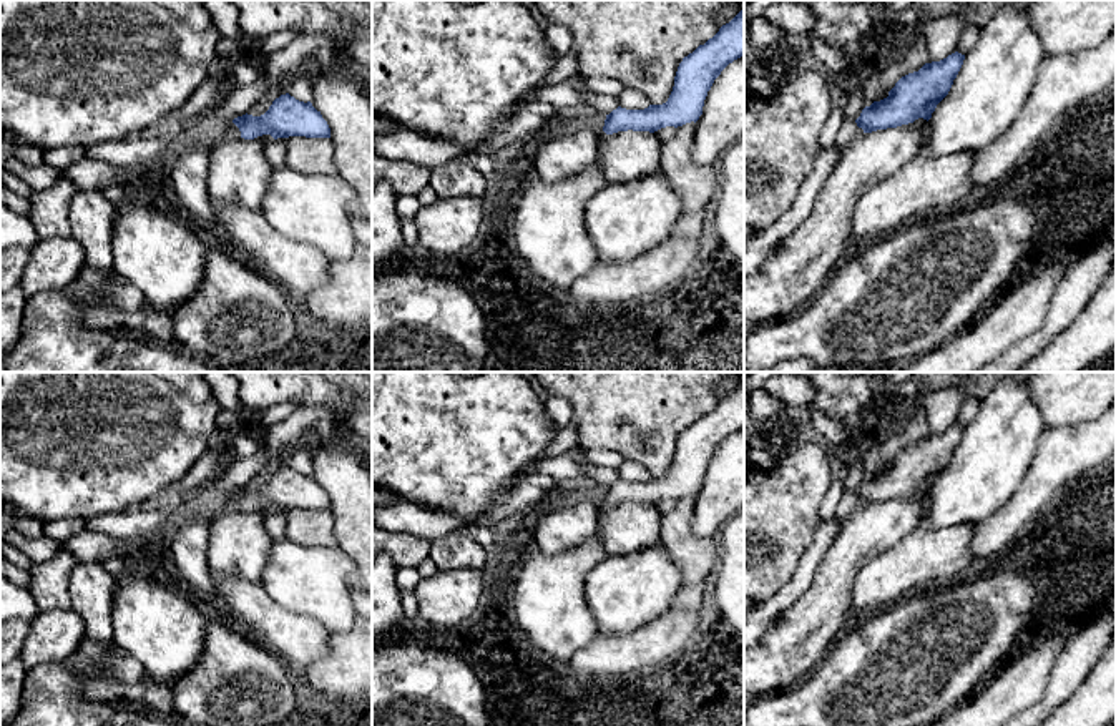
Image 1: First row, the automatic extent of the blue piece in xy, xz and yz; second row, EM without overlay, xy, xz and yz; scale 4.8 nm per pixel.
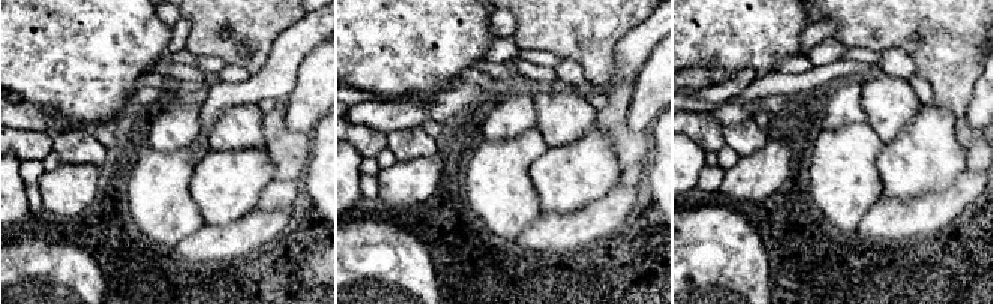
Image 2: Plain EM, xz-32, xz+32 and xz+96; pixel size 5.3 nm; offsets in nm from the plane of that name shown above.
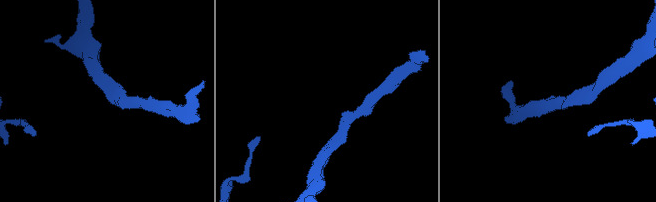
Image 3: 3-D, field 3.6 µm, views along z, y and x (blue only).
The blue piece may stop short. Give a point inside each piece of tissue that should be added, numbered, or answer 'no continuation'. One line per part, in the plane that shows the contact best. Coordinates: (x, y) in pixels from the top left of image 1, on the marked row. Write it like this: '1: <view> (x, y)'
no continuation

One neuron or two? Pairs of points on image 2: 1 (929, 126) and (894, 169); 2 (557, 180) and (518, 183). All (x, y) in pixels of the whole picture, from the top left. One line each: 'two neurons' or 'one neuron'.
1: one neuron
2: two neurons

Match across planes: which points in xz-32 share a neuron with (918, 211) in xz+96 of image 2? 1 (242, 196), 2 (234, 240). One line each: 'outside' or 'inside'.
1: outside
2: inside

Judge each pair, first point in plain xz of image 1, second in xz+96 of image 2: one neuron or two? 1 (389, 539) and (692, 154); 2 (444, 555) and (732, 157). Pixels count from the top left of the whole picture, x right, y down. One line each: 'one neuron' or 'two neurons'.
1: two neurons
2: two neurons

